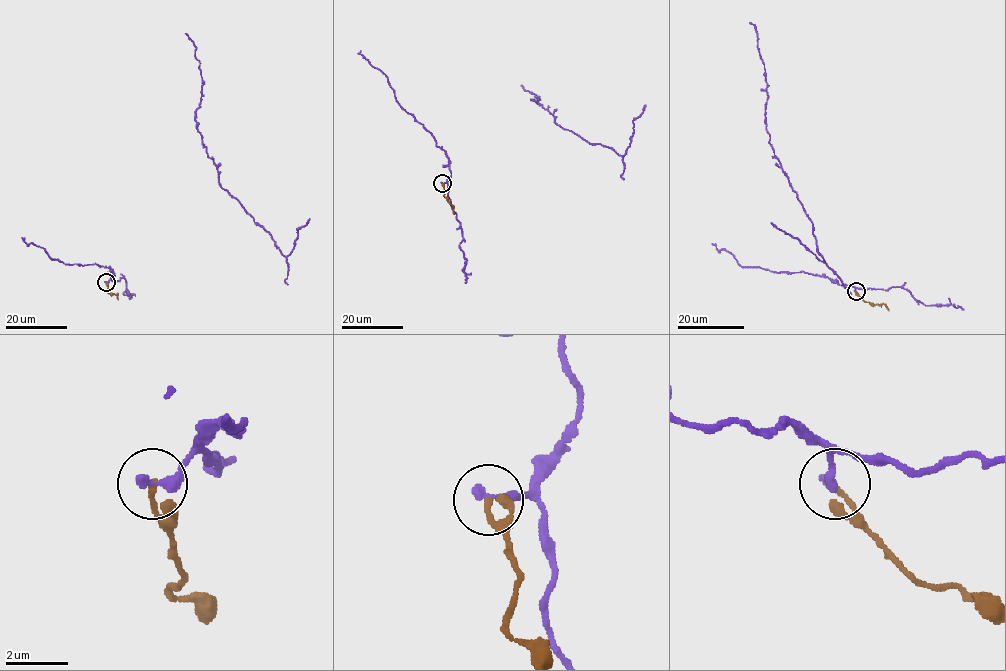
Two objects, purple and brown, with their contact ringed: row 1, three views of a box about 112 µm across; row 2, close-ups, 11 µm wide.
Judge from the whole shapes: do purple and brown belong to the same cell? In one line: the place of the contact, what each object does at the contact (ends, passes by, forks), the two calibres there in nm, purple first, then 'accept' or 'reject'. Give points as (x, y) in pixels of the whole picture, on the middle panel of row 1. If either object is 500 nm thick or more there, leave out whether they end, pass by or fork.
at (442, 183); purple ends there; brown ends there; 360 nm thick on the purple side, 160 nm on the other; reject

